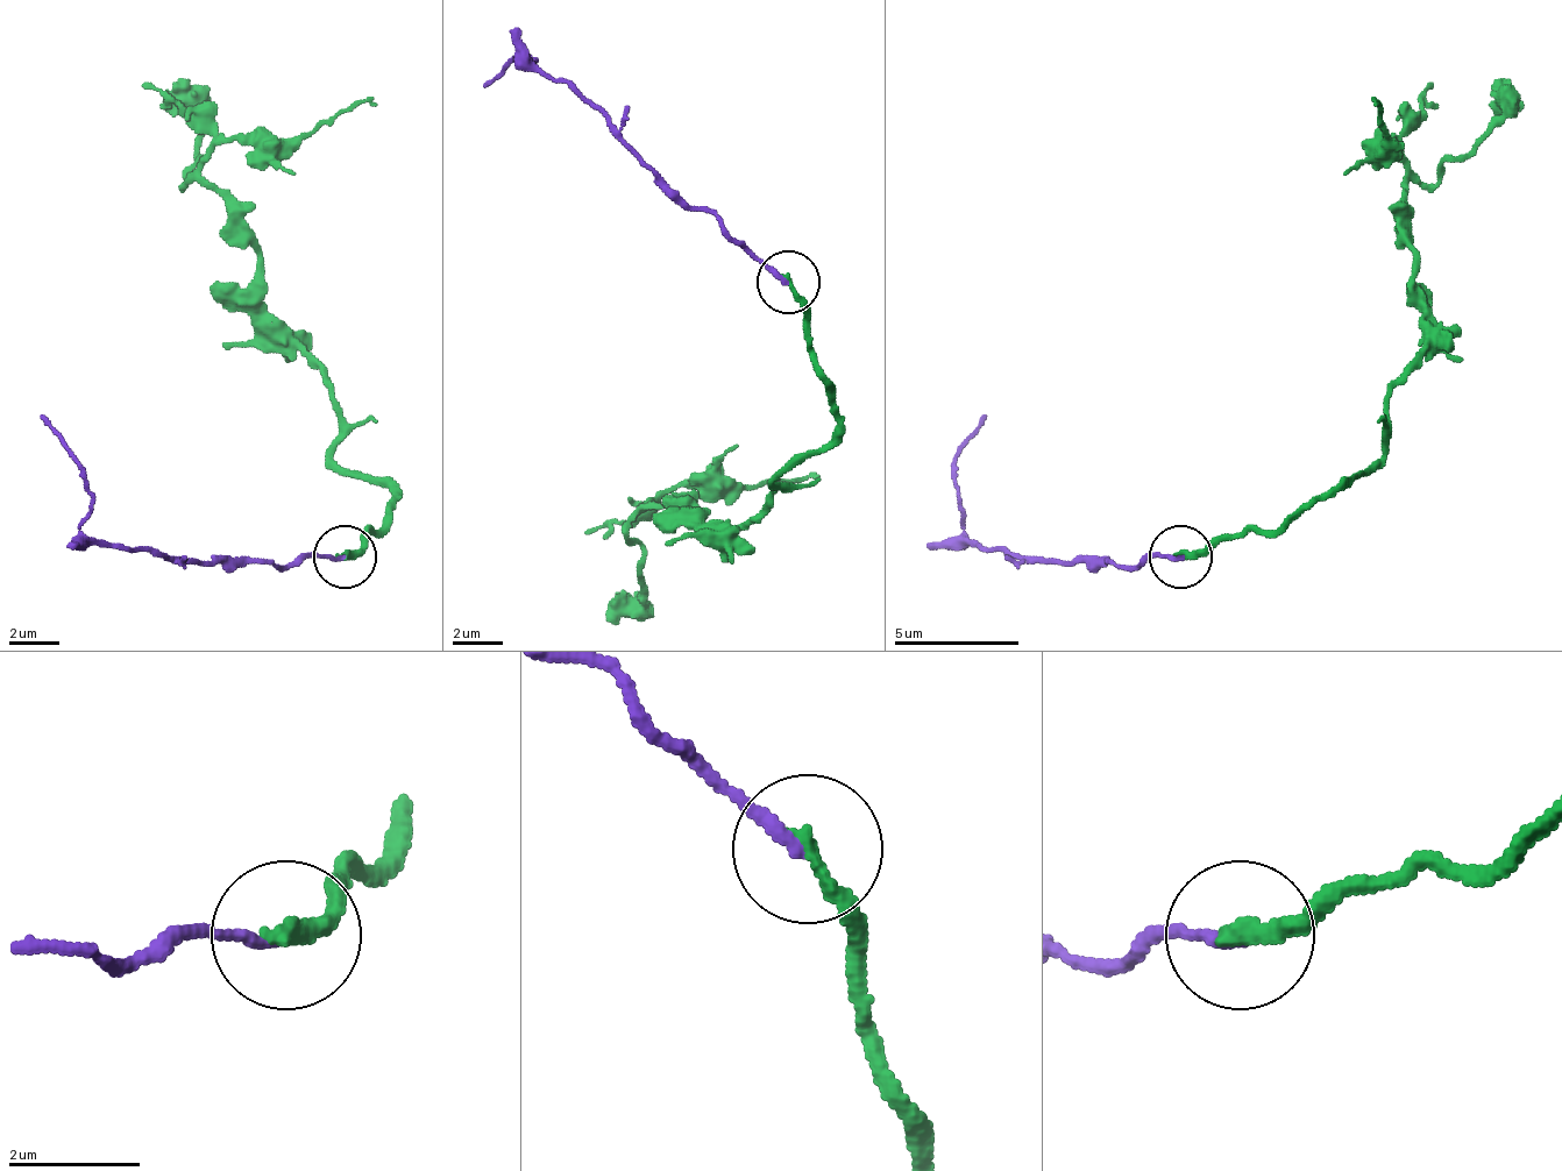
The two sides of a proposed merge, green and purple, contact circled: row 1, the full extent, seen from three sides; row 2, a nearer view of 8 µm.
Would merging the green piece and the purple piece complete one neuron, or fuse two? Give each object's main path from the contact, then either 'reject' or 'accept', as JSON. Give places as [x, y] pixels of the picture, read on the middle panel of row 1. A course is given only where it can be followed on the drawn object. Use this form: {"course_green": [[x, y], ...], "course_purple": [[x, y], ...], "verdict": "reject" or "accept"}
{"course_green": [[787, 283], [818, 352], [837, 433], [774, 484], [743, 527], [680, 509], [643, 509], [667, 490], [818, 472]], "course_purple": [[787, 283], [554, 83], [523, 63], [535, 57], [530, 57], [485, 89]], "verdict": "reject"}

